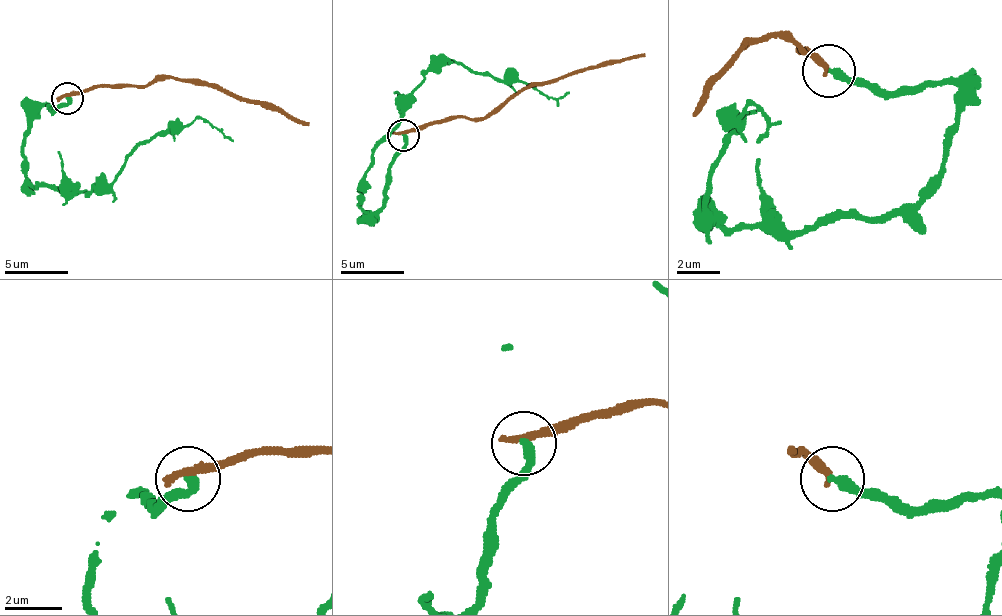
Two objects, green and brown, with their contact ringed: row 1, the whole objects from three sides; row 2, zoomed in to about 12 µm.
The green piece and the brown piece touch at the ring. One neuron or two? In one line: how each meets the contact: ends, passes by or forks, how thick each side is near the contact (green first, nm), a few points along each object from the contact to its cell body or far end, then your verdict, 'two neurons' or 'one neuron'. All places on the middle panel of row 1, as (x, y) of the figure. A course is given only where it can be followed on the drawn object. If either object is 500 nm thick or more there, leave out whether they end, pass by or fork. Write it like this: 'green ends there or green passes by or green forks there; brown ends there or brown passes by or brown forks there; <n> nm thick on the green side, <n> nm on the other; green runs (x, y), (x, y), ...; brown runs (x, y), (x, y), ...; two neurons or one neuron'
green ends there; brown ends there; 360 nm thick on the green side, 340 nm on the other; green runs (404, 134), (391, 185), (375, 211), (359, 204), (372, 150), (429, 70), (449, 60), (554, 99), (570, 92); brown runs (404, 134), (429, 124), (487, 118), (529, 89), (644, 54); two neurons

